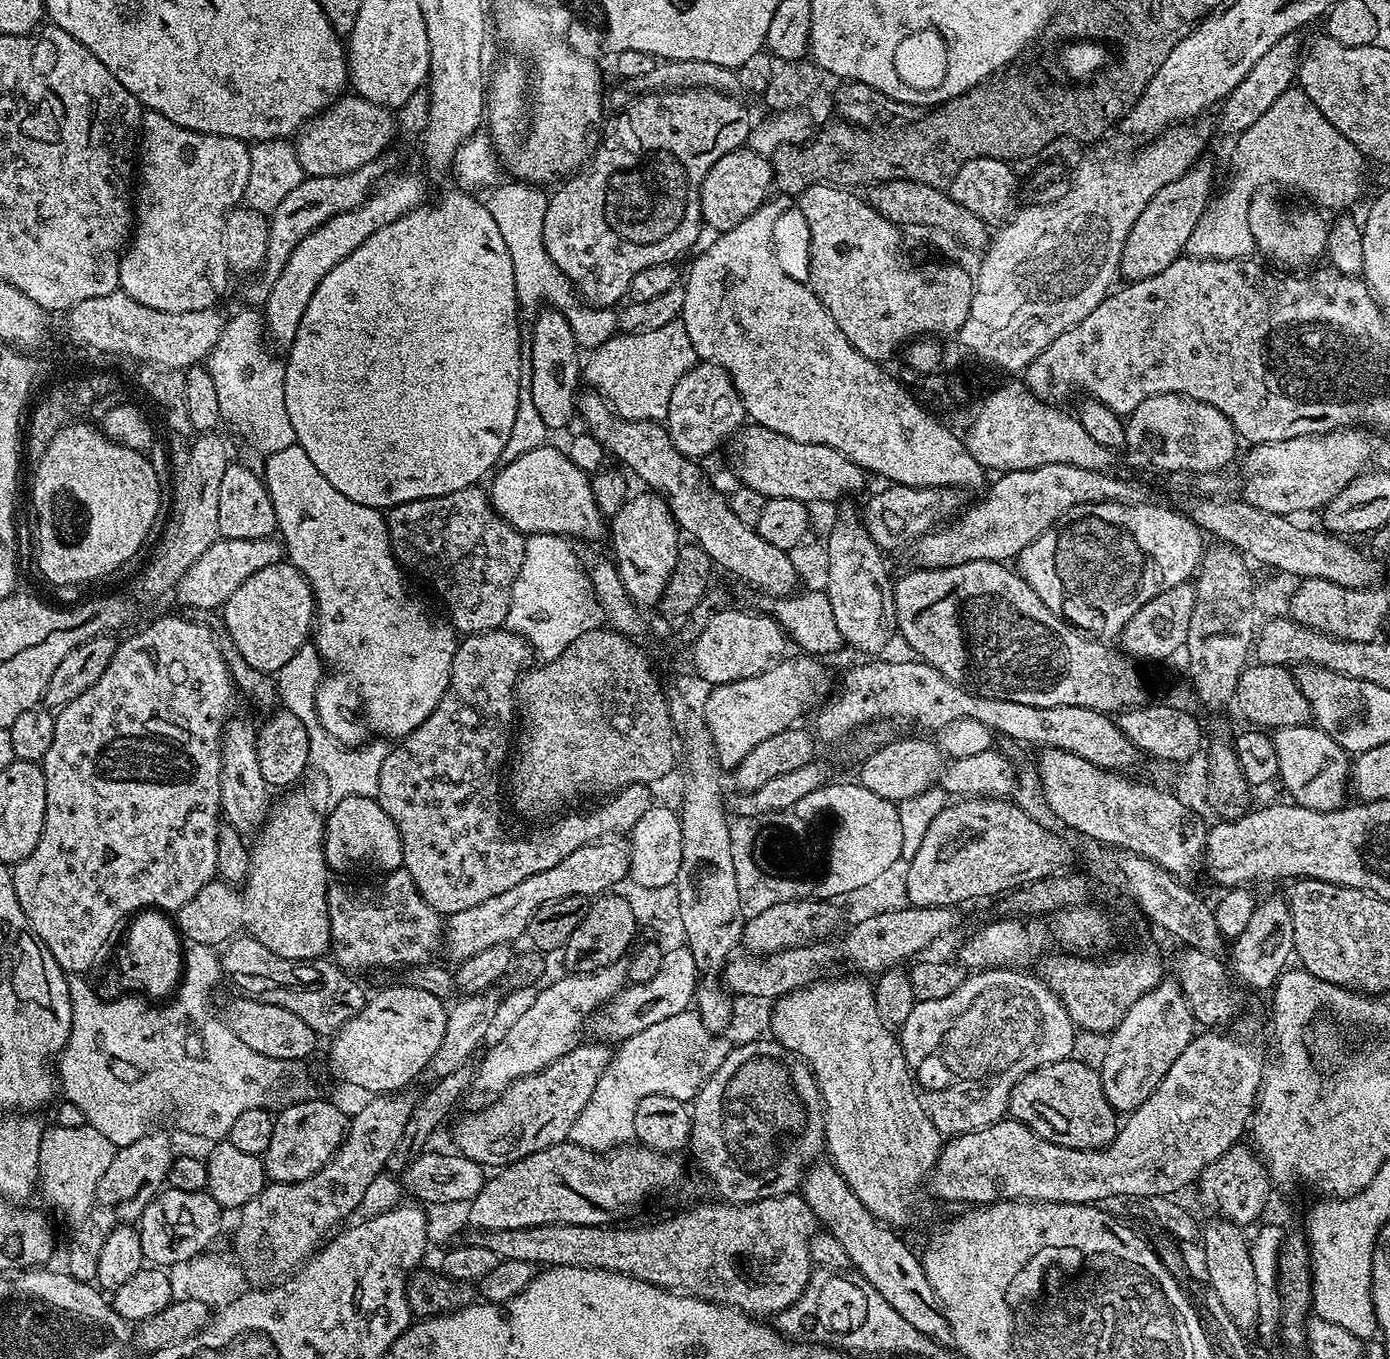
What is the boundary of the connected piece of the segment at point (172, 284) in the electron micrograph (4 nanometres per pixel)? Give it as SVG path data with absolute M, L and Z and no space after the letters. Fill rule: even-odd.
M157 112L143 113L139 131L134 231L120 257L119 291L134 298L134 302L142 302L142 306L150 306L150 310L182 314L215 308L230 279L226 250L222 250L222 226L229 210L243 201L246 182L250 182L249 145L238 138L186 130L186 126L178 126L178 122L170 122Z

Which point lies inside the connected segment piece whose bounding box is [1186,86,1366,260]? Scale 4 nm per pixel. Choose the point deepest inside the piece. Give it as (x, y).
(1291, 143)

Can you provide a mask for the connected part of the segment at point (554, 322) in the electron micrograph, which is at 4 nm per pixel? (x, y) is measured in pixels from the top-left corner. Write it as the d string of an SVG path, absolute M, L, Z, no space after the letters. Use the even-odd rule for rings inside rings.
M540 310L535 316L536 322L532 326L532 353L529 356L527 353L526 356L527 367L528 364L532 367L527 373L530 378L530 394L534 397L535 409L546 428L564 428L578 416L576 387L582 384L582 349L574 338L574 330L570 330L570 322L565 313Z

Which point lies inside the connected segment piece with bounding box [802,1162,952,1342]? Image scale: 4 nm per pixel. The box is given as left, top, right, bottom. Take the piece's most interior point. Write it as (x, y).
(886, 1261)

